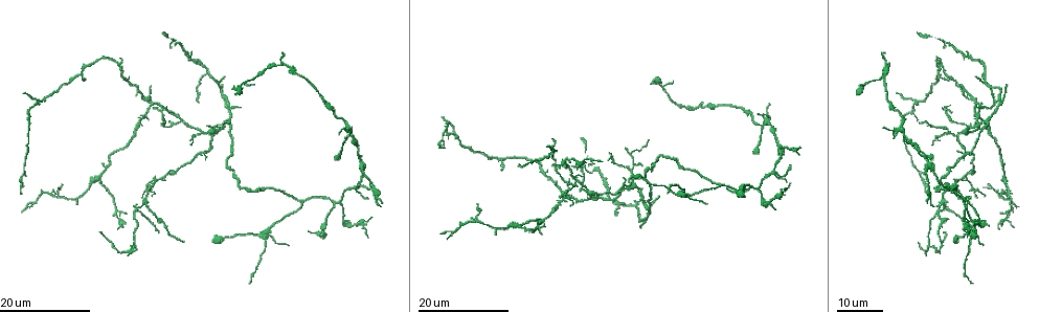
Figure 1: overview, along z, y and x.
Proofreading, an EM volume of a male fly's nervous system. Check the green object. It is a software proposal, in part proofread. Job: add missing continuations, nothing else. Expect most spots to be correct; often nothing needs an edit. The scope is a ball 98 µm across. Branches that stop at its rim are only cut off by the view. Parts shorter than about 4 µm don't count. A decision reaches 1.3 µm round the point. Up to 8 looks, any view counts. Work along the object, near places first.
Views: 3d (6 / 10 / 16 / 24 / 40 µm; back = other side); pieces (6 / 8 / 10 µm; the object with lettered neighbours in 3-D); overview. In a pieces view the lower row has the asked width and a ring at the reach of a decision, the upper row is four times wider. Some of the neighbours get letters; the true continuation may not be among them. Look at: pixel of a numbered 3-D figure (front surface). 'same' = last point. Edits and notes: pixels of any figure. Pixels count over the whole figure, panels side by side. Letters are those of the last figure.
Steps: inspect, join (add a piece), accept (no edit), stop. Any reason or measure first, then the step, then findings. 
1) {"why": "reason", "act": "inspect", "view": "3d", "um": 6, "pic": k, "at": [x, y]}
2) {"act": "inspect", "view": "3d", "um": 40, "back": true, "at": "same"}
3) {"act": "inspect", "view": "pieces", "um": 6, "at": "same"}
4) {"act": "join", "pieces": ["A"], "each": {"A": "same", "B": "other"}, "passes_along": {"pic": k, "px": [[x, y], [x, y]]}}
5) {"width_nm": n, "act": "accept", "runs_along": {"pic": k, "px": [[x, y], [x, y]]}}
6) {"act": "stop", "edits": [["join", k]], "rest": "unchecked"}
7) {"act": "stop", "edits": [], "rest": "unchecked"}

{"why": "branch stops here", "act": "inspect", "view": "3d", "um": 16, "pic": 1, "at": [618, 214]}

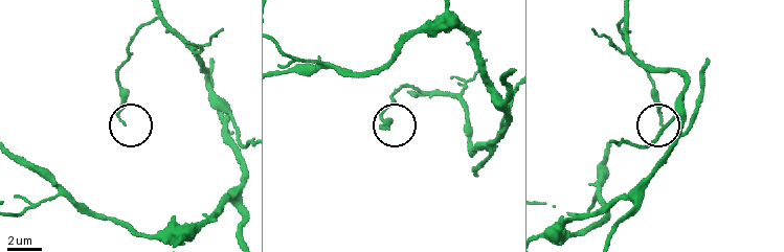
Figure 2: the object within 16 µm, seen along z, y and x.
{"why": "see the neighbours", "act": "inspect", "view": "pieces", "um": 10, "pic": 2, "at": [661, 123]}

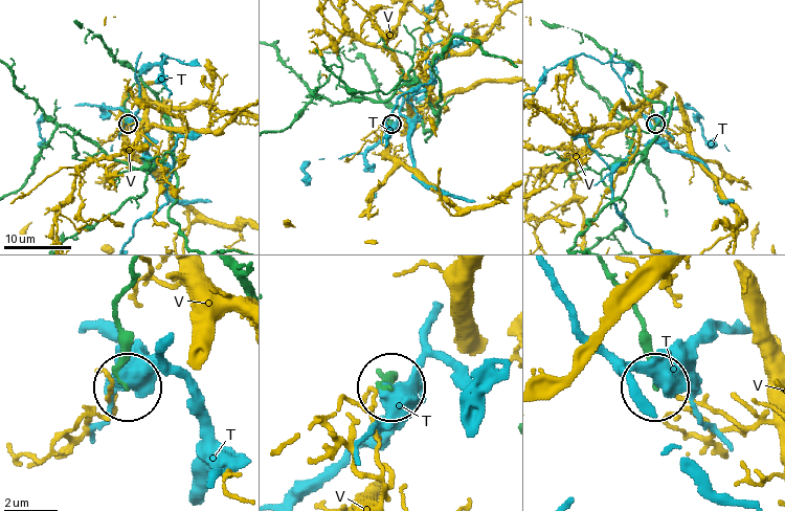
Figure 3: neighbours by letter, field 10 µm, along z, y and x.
{"act": "accept", "each": {"T": "other", "V": "other"}, "runs_along": {"pic": 3, "px": [[607, 276], [641, 324], [652, 382]]}, "found": "no lettered piece goes on from it"}

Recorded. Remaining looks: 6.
{"act": "inspect", "view": "3d", "um": 16, "pic": 1, "at": [209, 126]}

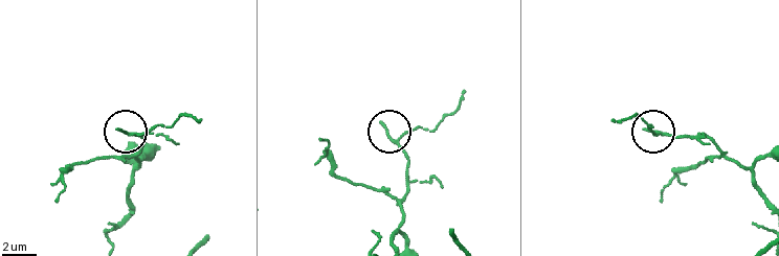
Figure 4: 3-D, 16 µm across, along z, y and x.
{"act": "inspect", "view": "pieces", "um": 8, "pic": 4, "at": [380, 123]}

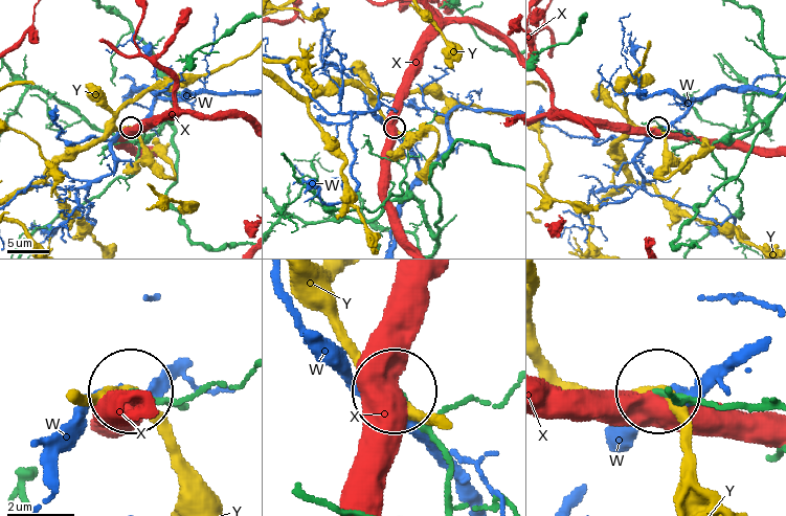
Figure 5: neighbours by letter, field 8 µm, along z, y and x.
{"act": "accept", "each": {"W": "other", "X": "other", "Y": "other"}, "runs_along": {"pic": 5, "px": [[768, 410], [726, 410], [661, 394]]}, "found": "no lettered piece goes on from it"}

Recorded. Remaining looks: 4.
{"why": "an open end", "act": "inspect", "view": "3d", "um": 16, "pic": 1, "at": [975, 108]}

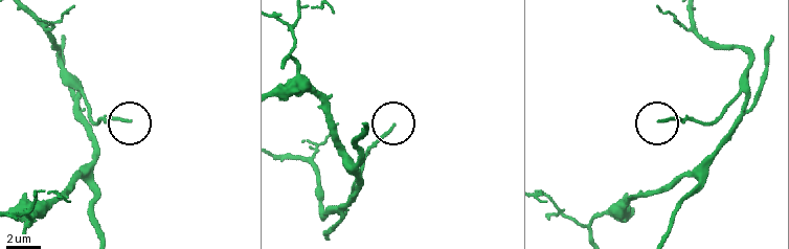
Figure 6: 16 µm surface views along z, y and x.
{"act": "inspect", "view": "pieces", "um": 6, "pic": 6, "at": [129, 120]}

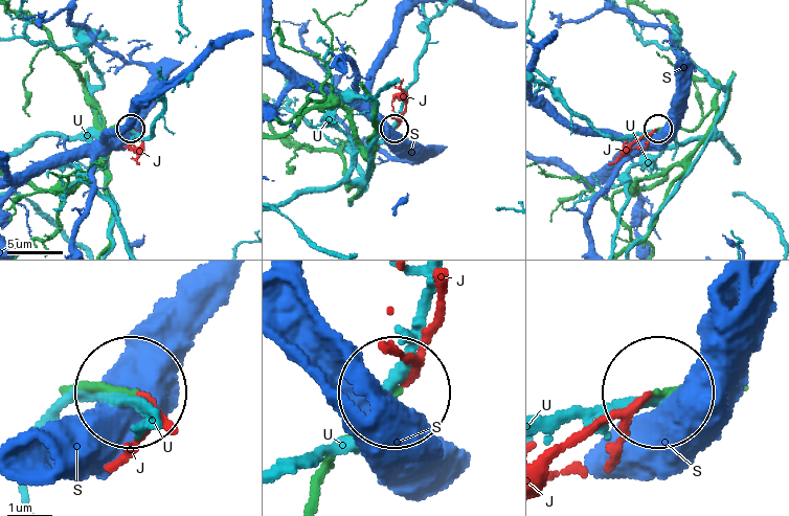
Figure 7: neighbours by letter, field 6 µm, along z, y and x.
{"act": "join", "pieces": ["J"], "each": {"J": "same", "S": "other", "U": "other"}, "passes_along": {"pic": 7, "px": [[374, 156], [403, 115], [402, 80]]}, "found": "the neuron continues"}

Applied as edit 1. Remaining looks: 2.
{"why": "tapers out", "act": "inspect", "view": "3d", "um": 16, "pic": 1, "at": [576, 186]}

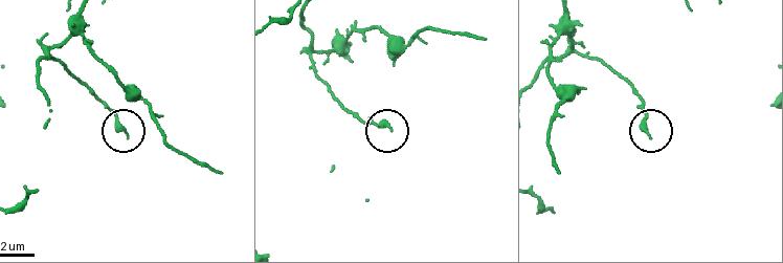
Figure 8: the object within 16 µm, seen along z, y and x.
{"why": "see the neighbours", "act": "inspect", "view": "pieces", "um": 10, "pic": 8, "at": [392, 131]}

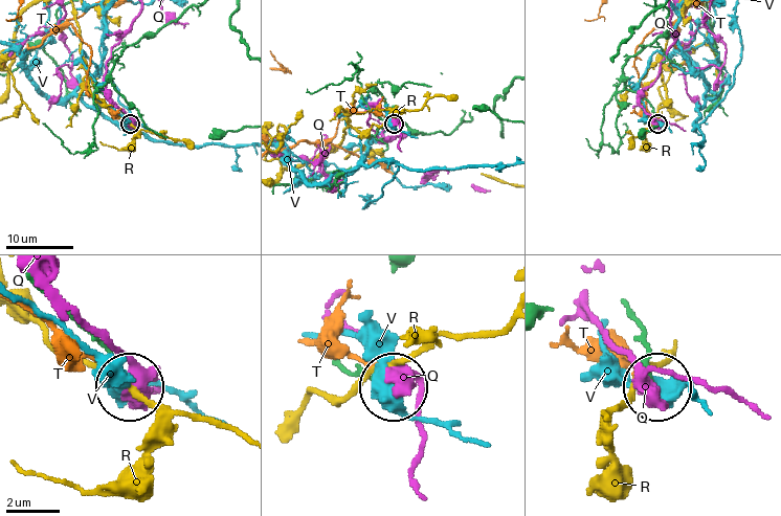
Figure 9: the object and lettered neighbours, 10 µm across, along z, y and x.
{"act": "accept", "each": {"Q": "other", "R": "other", "T": "other", "V": "other"}, "runs_along": {"pic": 9, "px": [[631, 317], [654, 383]]}, "found": "no lettered piece goes on from it"}

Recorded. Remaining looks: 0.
{"act": "stop", "edits": [["join", 7]], "rest": "unchecked"}

